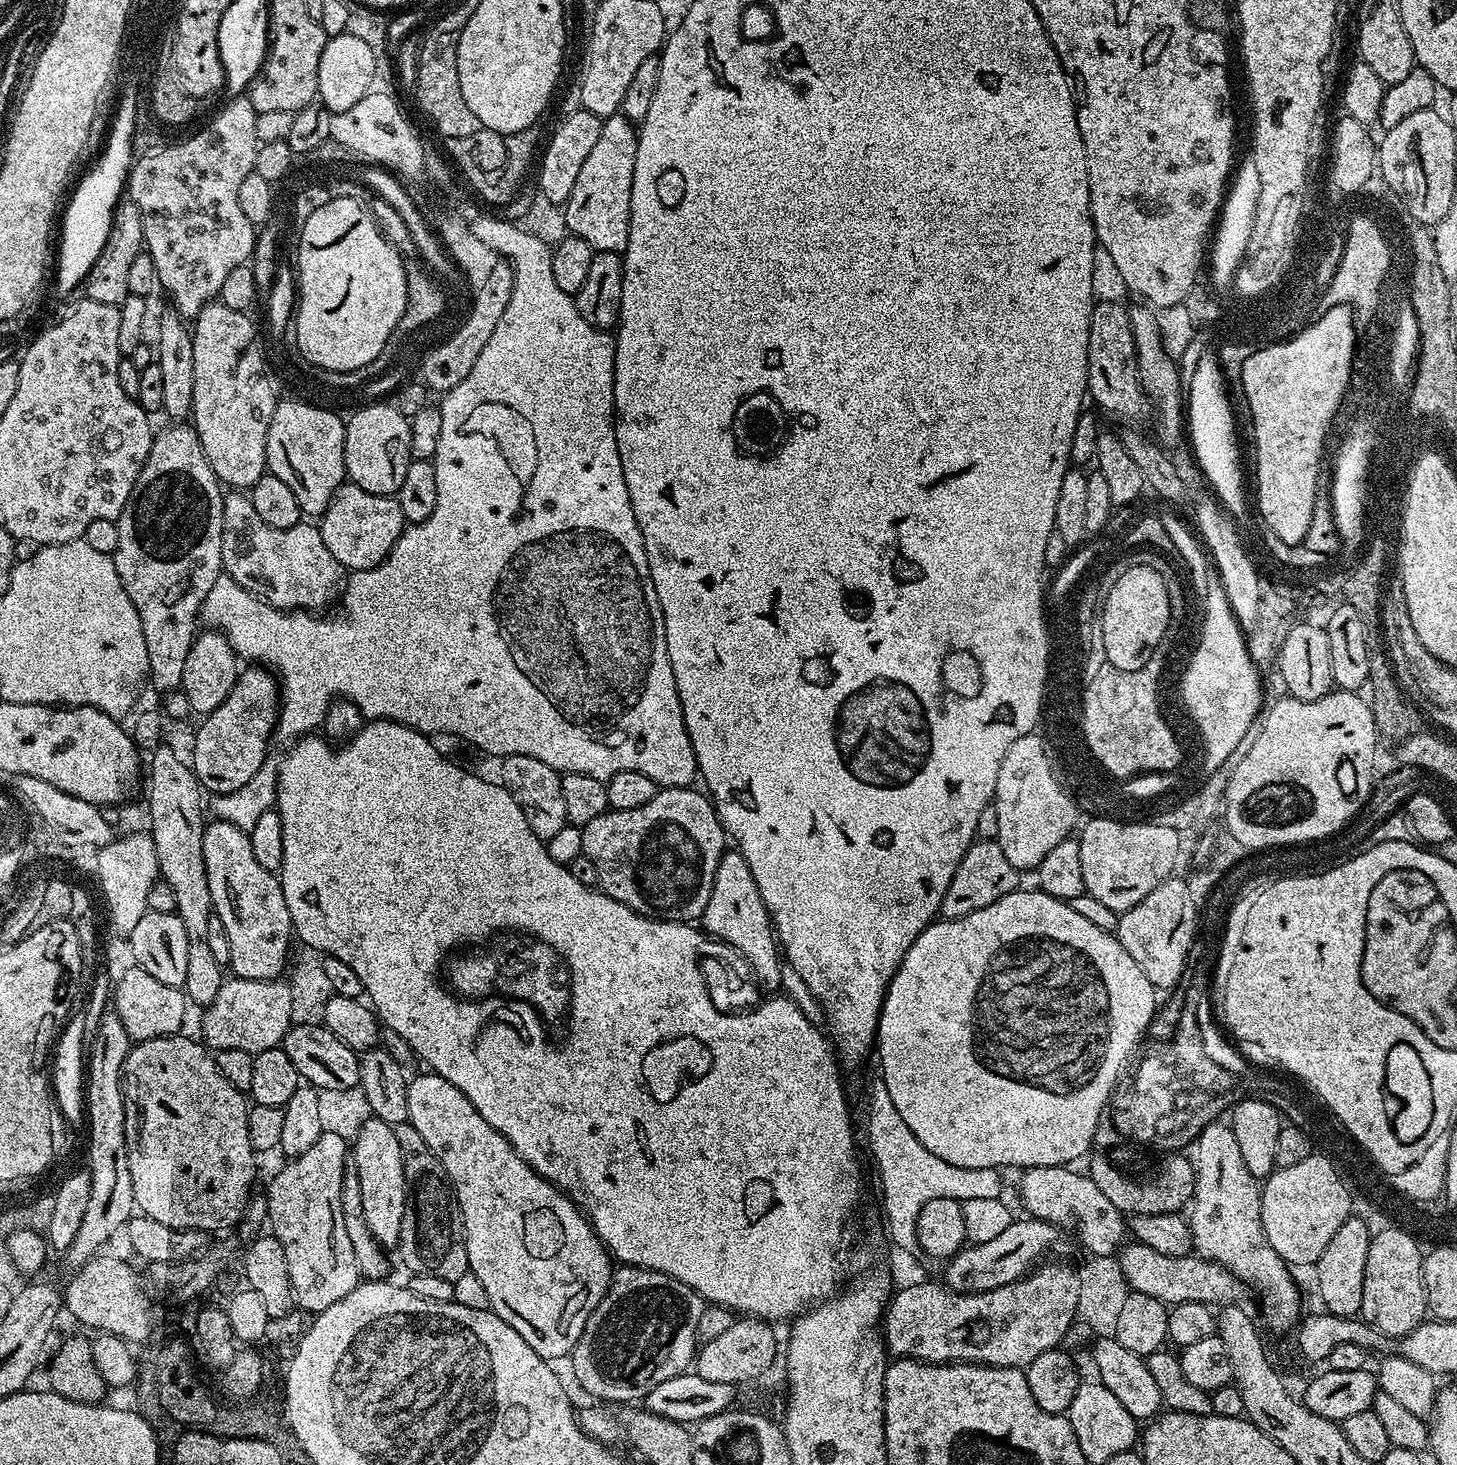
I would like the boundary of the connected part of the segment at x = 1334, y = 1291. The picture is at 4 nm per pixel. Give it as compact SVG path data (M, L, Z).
M1359 1215L1349 1216L1342 1226L1338 1226L1338 1234L1330 1238L1330 1246L1322 1250L1322 1258L1314 1265L1316 1272L1316 1288L1320 1291L1323 1311L1335 1316L1360 1316L1362 1306L1362 1282L1366 1282L1366 1254L1370 1250L1372 1235L1367 1224Z

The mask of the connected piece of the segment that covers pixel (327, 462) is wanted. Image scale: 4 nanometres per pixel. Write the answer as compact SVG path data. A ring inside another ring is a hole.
M277 404L268 421L267 471L282 478L294 490L305 517L316 518L325 512L333 494L345 483L344 447L340 445L343 439L340 424L333 416L313 412L313 408L300 407L300 404Z

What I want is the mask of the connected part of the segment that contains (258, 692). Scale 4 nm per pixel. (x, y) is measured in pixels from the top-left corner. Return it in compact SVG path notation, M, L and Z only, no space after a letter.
M259 667L245 672L243 669L237 675L226 702L201 719L204 721L192 740L192 773L200 781L201 789L209 788L212 794L233 792L249 784L269 755L268 739L278 724L282 688L267 667Z

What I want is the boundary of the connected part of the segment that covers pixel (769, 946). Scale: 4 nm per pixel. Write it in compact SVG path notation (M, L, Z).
M739 850L725 851L724 857L718 862L718 870L714 870L714 888L710 890L710 902L706 902L702 928L709 936L731 946L748 963L755 979L757 976L766 987L774 988L772 990L780 988L782 960L778 955L778 941L772 931L772 919L768 917L762 894L758 894L758 882L754 882L754 874L750 874L750 866L746 866L746 858L742 858Z

